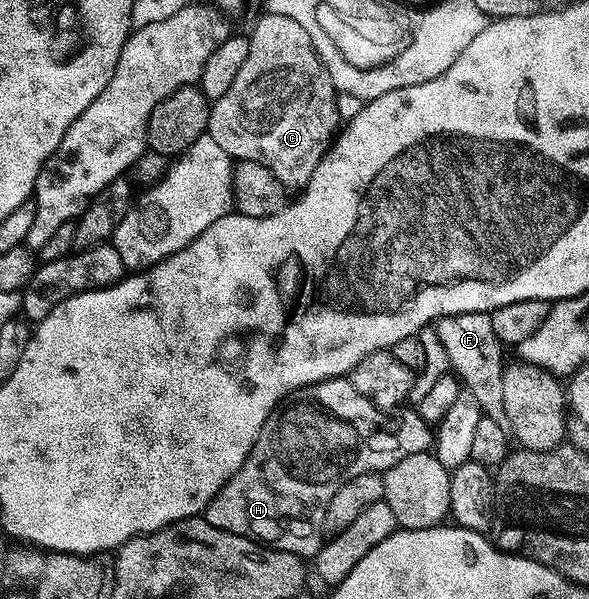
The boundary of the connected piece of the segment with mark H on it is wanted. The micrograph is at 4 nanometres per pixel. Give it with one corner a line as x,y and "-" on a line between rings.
347,377
328,378
324,382
315,382
313,386
304,386
301,390
291,391
288,397
273,410
272,415
266,420
266,424
262,424
262,432
258,432
258,436
254,440
254,448
250,448
250,456
246,456
242,468
238,468
238,472
234,472
231,480
214,496
211,504
204,509
202,517
210,524
214,524
214,528
222,528
226,532
234,532
243,538
251,538
253,542
271,546
274,550
285,550
291,554
297,554
298,557
305,560
315,559
322,545
324,509
330,500
330,496
334,496
334,492
338,492
338,488
342,488
342,484
346,484
346,480
354,480
354,476
386,471
394,464
398,464
398,460
406,460
406,456
425,453
433,445
434,430
430,423
415,409
403,410
401,409
399,412
385,412
381,410
368,400
366,396
360,395
352,387
352,383

